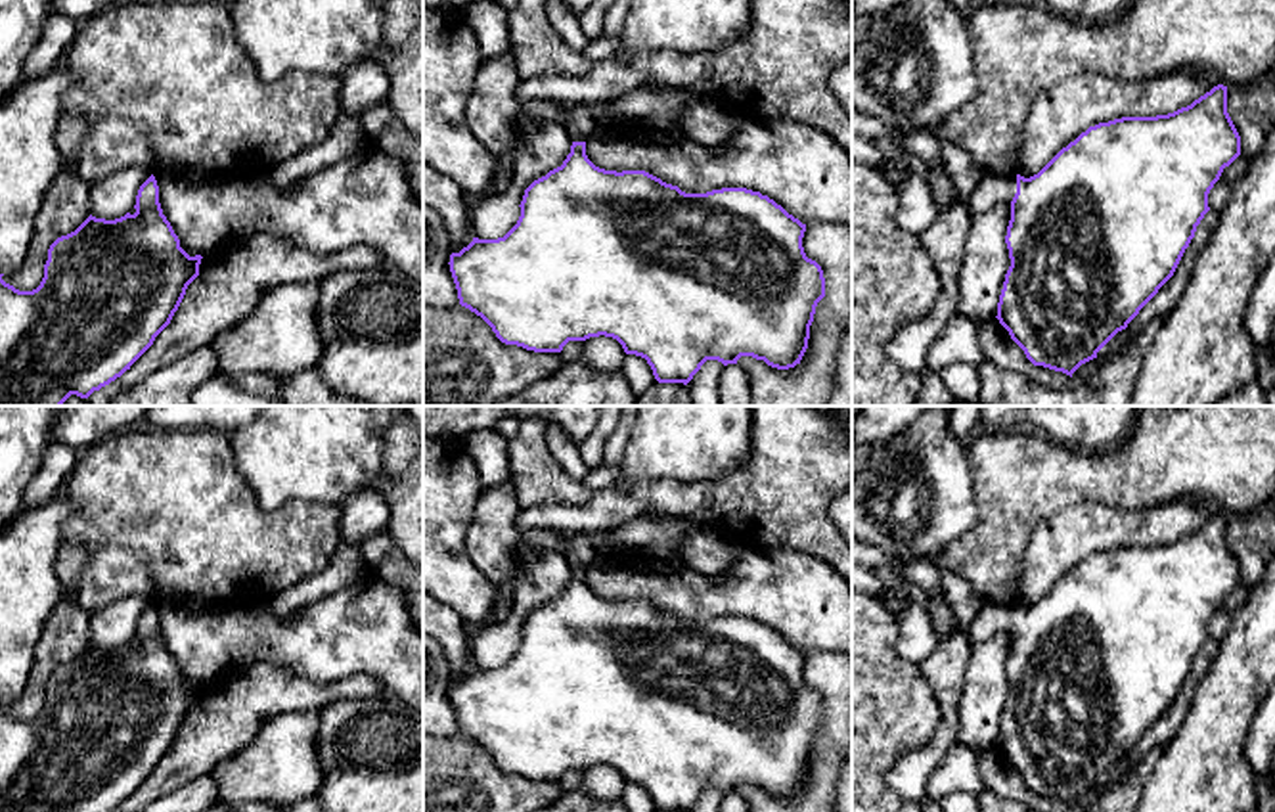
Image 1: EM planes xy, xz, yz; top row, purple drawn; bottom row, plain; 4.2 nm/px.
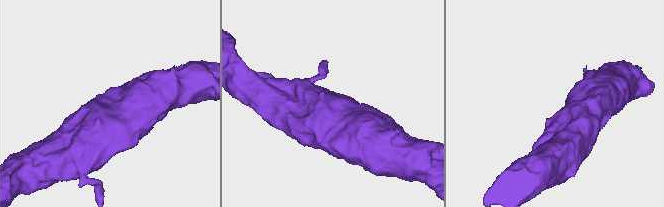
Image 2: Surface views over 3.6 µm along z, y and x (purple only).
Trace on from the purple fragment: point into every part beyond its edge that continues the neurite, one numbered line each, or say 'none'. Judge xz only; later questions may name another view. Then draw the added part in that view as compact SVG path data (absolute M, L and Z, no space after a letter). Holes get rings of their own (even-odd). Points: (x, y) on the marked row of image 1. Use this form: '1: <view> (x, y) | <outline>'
1: xz (648, 108) | M639 88L599 103L559 103L565 109L565 130L572 142L588 142L605 124L638 124L645 130L676 128L682 111L701 96L687 88Z

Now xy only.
none

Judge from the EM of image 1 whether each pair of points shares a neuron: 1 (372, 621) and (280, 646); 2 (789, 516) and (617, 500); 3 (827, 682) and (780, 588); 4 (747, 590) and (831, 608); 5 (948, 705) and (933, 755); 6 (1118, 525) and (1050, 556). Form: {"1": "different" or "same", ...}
{"1": "same", "2": "same", "3": "different", "4": "same", "5": "same", "6": "same"}

